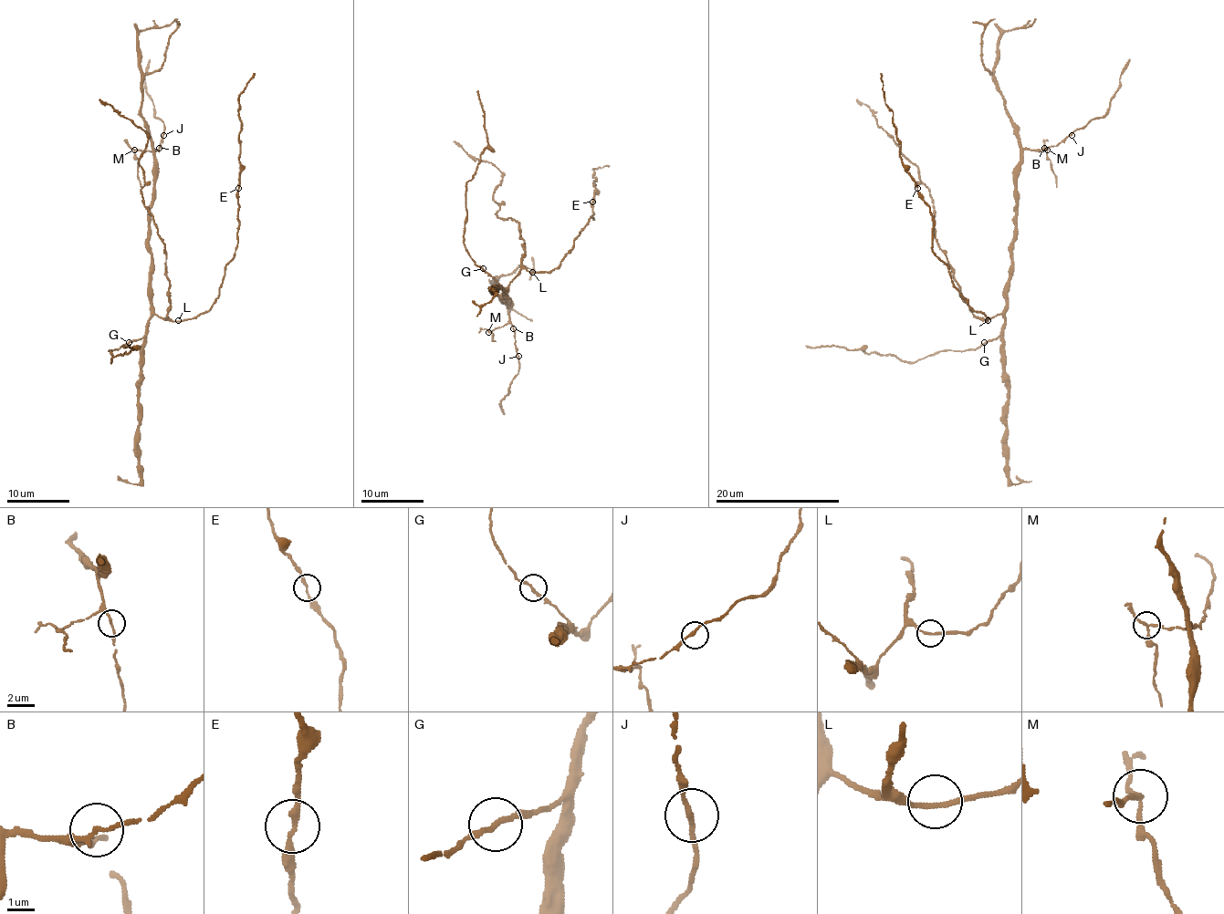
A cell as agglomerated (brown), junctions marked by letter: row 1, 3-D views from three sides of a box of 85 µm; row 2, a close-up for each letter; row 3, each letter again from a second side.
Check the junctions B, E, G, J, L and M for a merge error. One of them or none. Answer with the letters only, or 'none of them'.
M

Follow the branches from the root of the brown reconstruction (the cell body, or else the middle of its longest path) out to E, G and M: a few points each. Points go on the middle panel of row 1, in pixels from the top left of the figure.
E: (509, 286), (521, 269), (549, 272), (559, 265), (573, 247), (573, 241), (579, 232), (593, 218), (593, 202)
G: (509, 286), (503, 289), (483, 269)
M: (509, 286), (503, 297), (509, 302), (509, 320), (488, 331)

